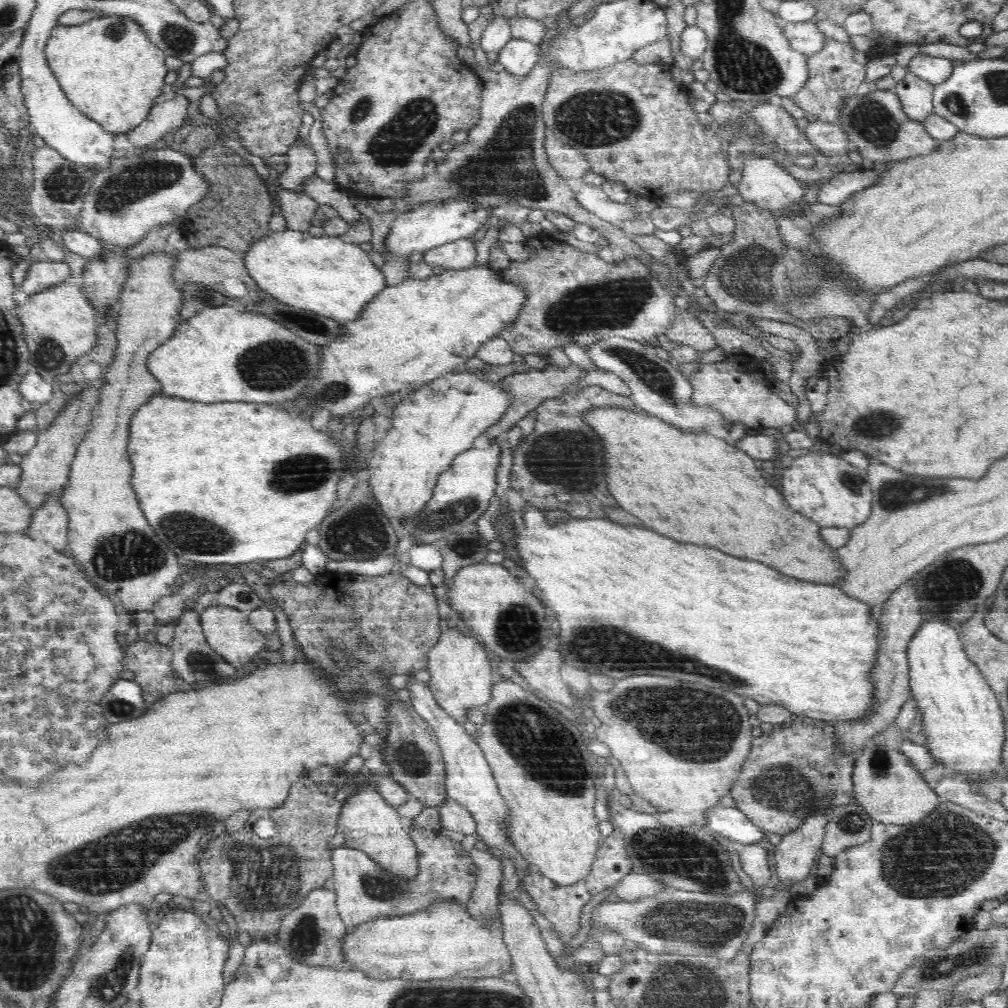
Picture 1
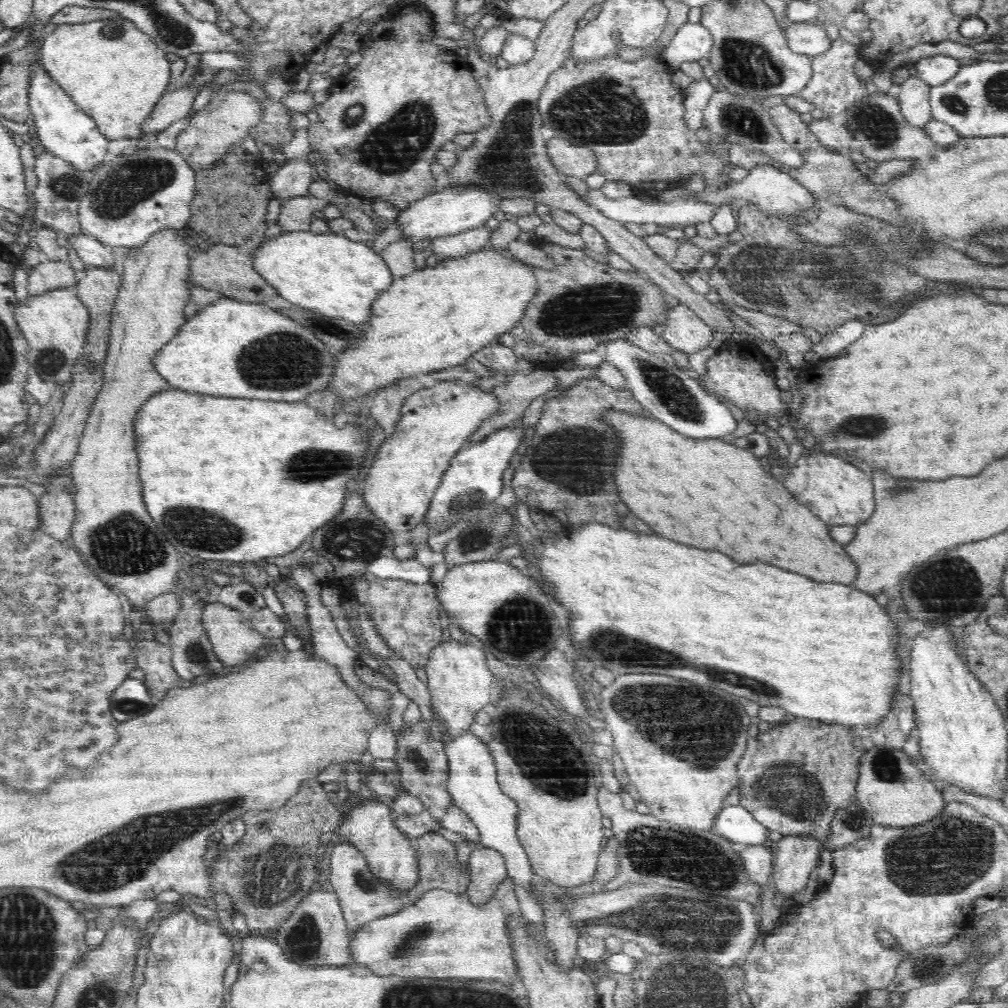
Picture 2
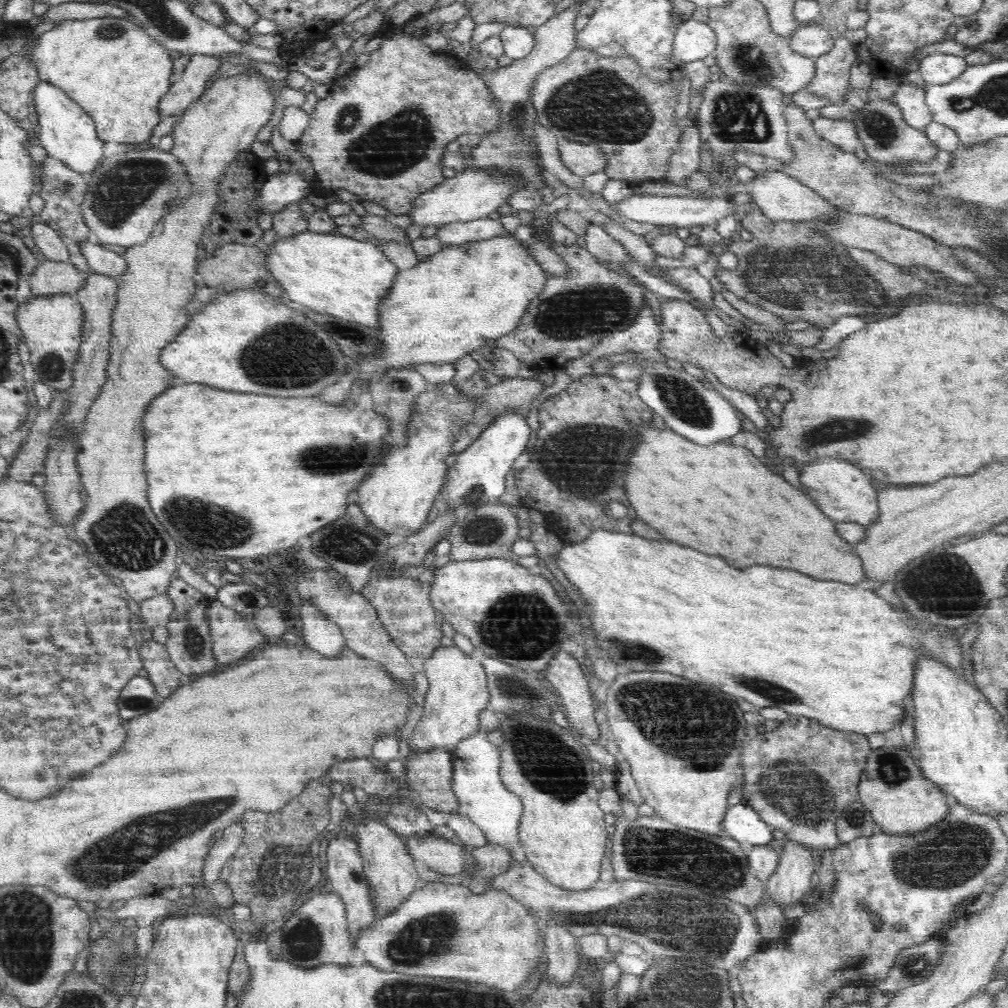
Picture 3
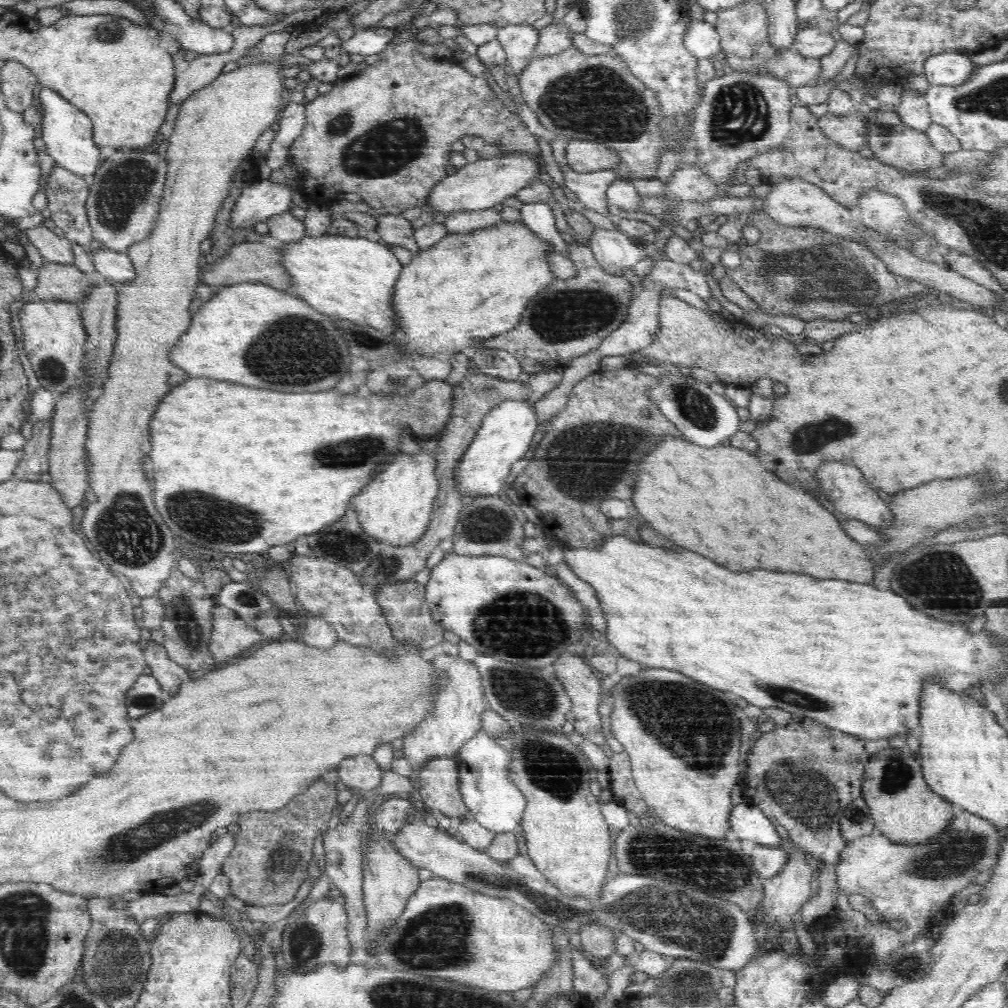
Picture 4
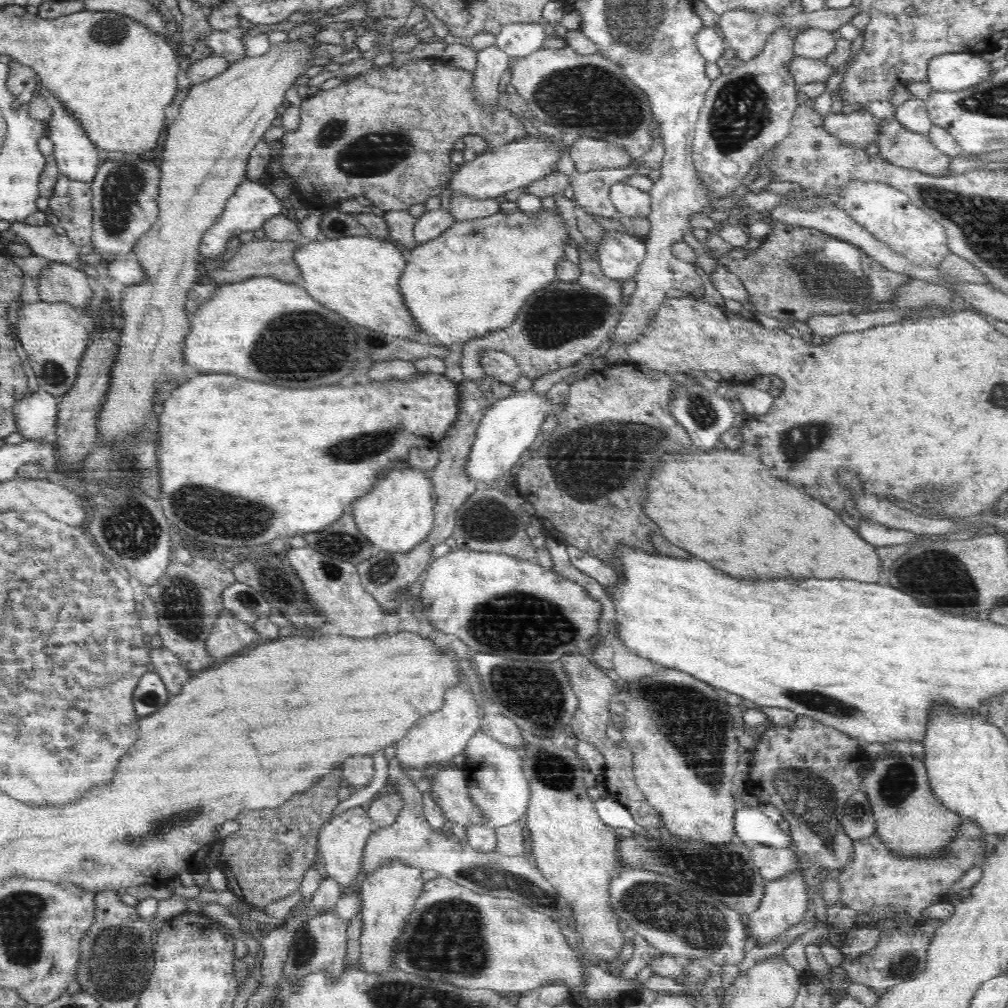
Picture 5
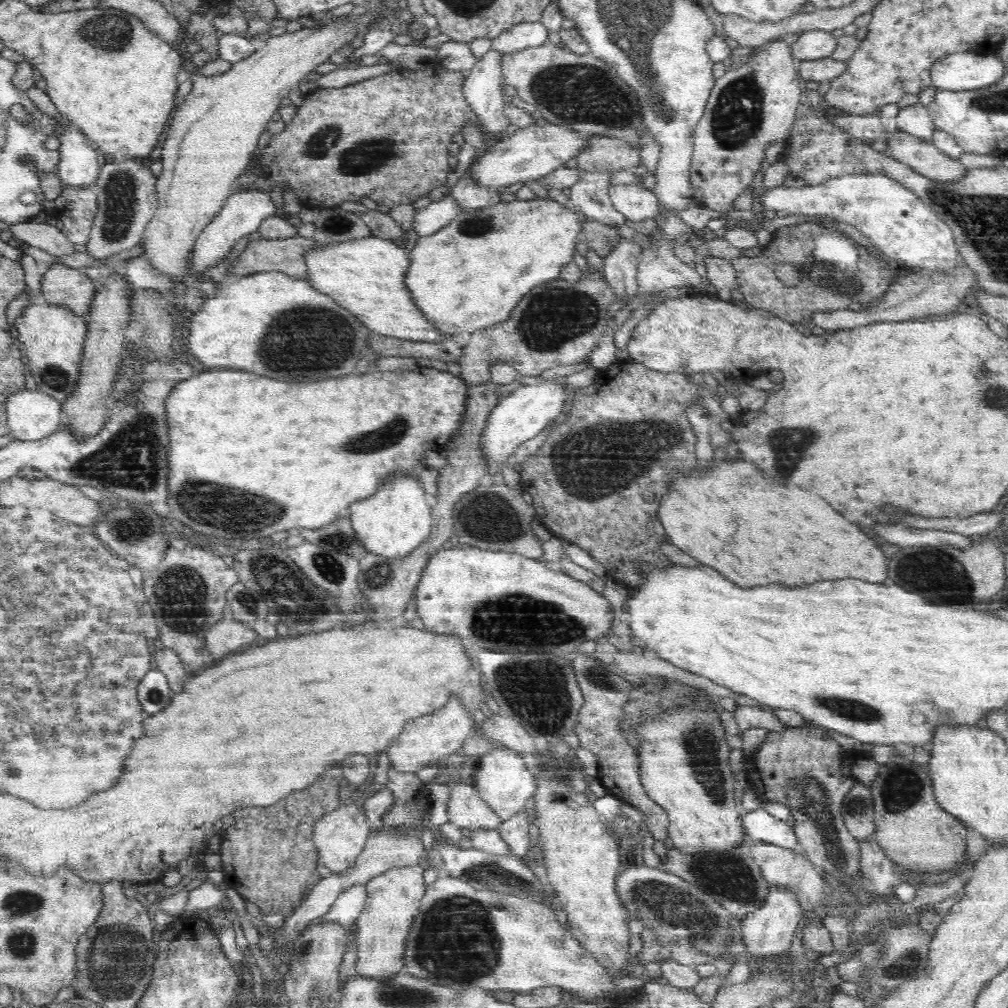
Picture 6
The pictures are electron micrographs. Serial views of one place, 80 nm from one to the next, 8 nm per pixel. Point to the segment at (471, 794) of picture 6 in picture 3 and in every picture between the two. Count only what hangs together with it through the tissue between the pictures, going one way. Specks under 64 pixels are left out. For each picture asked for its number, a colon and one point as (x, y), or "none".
3: (429, 774)
4: (439, 786)
5: (450, 790)

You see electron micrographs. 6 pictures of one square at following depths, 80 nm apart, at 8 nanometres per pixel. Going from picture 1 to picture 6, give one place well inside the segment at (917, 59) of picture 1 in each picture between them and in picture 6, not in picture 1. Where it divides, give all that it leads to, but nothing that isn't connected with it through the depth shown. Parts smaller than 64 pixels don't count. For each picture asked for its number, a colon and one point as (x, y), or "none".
2: (935, 70)
3: (936, 69)
4: (949, 68)
5: (956, 71)
6: (960, 71)

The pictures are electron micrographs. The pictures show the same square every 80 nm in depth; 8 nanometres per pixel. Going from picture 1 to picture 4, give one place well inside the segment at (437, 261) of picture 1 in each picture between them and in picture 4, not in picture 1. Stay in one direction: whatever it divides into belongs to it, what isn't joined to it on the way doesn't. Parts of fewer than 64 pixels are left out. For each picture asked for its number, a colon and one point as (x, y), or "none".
2: (464, 243)
3: (456, 233)
4: (468, 220)

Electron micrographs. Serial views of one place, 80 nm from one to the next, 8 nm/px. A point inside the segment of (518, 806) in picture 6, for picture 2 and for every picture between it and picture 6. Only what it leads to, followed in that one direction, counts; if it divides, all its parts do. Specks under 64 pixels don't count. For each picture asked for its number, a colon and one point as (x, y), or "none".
2: (472, 782)
3: (477, 784)
4: (494, 802)
5: (495, 778)

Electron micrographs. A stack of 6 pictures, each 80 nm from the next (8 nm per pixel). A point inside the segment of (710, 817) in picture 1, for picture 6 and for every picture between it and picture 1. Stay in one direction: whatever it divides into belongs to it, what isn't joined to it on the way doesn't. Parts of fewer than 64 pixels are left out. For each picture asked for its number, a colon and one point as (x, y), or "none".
2: (735, 824)
3: (742, 823)
4: (747, 821)
5: (752, 826)
6: (759, 825)

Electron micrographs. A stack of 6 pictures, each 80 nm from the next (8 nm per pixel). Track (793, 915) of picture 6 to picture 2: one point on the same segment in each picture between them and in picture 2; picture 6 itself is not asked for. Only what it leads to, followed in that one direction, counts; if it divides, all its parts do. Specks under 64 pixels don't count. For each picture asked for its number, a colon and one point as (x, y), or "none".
2: (796, 858)
3: (793, 877)
4: (785, 894)
5: (785, 901)

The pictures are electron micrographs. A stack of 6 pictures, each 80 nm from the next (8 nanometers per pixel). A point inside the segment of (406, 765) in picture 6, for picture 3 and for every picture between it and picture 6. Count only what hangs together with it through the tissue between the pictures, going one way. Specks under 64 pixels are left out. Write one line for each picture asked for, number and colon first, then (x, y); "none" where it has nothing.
3: (458, 692)
4: (456, 718)
5: (437, 737)

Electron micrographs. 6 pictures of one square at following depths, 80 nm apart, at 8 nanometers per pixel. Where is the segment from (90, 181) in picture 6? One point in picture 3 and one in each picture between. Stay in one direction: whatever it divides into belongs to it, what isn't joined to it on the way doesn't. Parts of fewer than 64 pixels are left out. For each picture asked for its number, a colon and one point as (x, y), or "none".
3: (68, 133)
4: (67, 134)
5: (76, 157)

